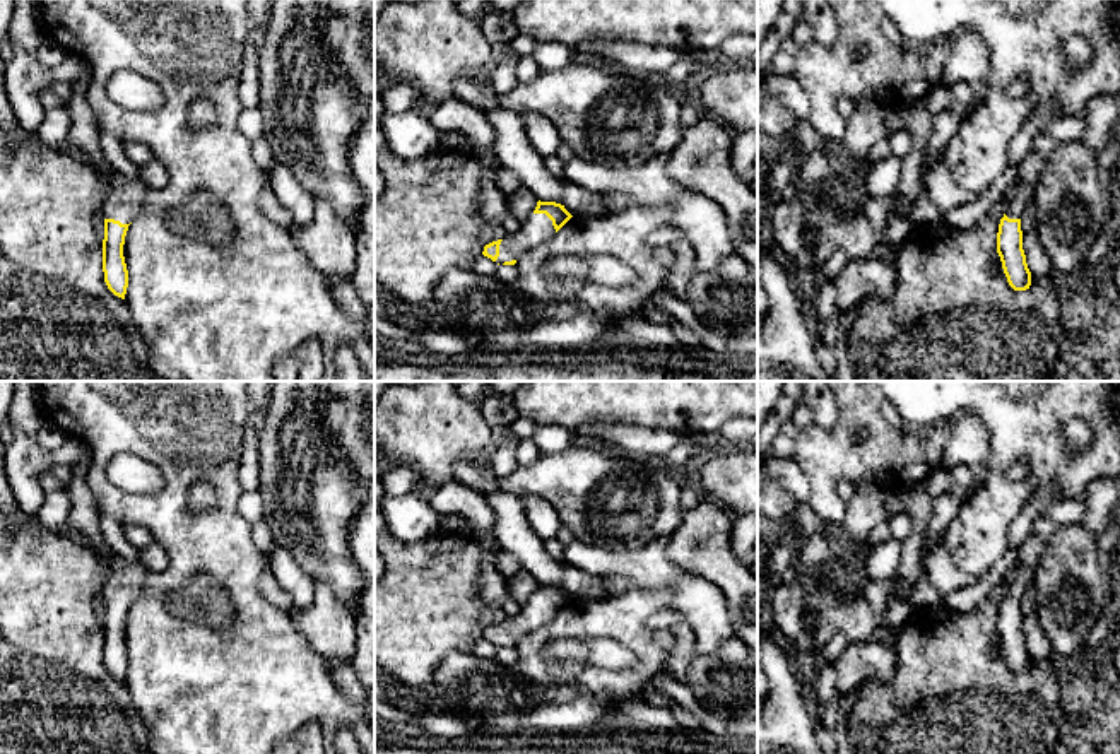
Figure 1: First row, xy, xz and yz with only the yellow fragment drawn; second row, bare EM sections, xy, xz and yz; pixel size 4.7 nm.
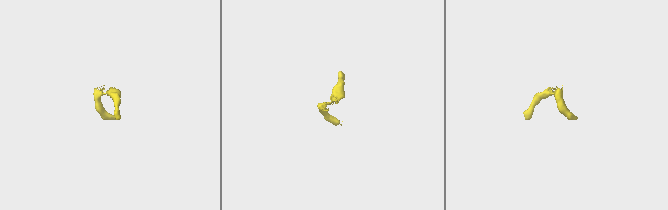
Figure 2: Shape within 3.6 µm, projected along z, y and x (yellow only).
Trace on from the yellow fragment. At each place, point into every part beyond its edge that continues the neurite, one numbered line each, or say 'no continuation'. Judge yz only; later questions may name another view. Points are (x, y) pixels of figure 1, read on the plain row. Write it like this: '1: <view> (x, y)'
1: yz (1028, 553)

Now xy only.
1: xy (125, 583)

